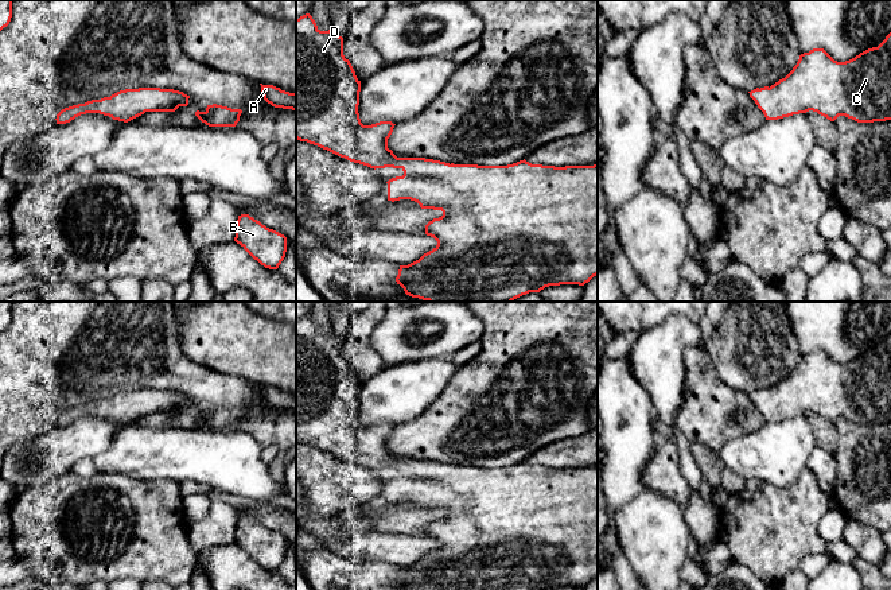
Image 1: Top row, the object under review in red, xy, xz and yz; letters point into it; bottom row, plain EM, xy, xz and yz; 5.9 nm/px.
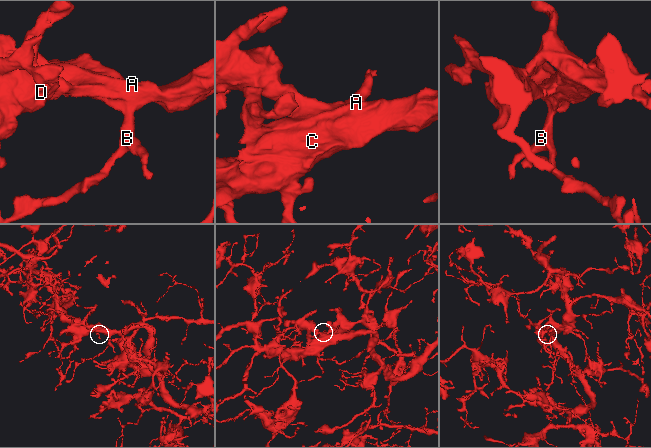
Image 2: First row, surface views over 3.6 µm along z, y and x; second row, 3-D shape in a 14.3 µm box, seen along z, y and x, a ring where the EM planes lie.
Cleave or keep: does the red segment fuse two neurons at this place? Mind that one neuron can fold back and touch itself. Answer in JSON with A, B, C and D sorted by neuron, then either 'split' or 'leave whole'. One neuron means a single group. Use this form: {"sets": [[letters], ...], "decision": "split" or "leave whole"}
{"sets": [["A", "B", "C", "D"]], "decision": "leave whole"}

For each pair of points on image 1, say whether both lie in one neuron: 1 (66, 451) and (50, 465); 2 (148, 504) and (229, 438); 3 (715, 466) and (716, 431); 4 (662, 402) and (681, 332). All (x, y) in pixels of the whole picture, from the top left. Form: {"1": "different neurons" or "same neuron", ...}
{"1": "same neuron", "2": "different neurons", "3": "different neurons", "4": "same neuron"}

